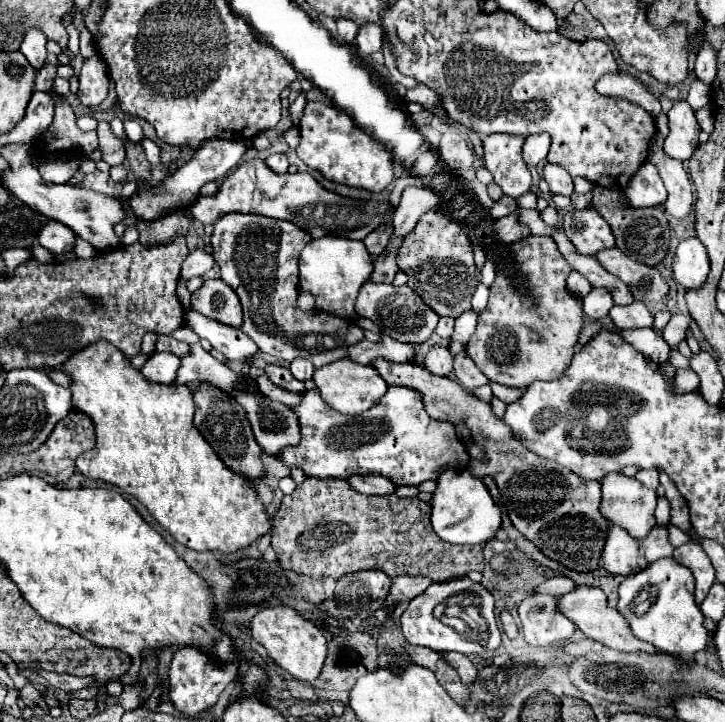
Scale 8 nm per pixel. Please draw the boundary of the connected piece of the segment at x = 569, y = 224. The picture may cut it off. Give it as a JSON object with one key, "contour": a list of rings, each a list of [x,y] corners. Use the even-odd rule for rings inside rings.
{"contour":[[[575,209],[565,213],[561,227],[579,255],[597,255],[603,249],[615,247],[611,227],[595,209]]]}

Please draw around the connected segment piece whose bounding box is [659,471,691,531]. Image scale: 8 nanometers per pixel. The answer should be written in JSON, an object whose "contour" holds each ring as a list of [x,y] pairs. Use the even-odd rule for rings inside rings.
{"contour":[[[659,471],[659,479],[661,479],[661,485],[665,487],[665,497],[671,501],[671,523],[675,527],[679,527],[681,531],[691,531],[691,525],[689,525],[691,517],[689,517],[689,509],[687,509],[687,503],[683,499],[683,495],[671,483],[667,473]]]}

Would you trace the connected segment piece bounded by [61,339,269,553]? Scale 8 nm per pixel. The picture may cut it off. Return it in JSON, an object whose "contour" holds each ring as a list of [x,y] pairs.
{"contour":[[[97,339],[89,347],[71,355],[61,371],[71,377],[73,407],[87,413],[95,425],[97,443],[91,451],[85,451],[77,459],[77,469],[91,477],[111,485],[117,485],[127,495],[135,497],[147,511],[167,529],[181,545],[195,551],[223,551],[233,553],[245,549],[255,539],[269,531],[269,517],[255,487],[247,491],[239,475],[231,475],[211,451],[209,443],[193,425],[193,391],[187,385],[159,385],[149,383],[139,369],[109,341]]]}

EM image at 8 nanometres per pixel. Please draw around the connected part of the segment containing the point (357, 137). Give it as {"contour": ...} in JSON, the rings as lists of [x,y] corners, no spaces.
{"contour":[[[307,103],[299,131],[301,143],[297,147],[297,157],[311,169],[321,171],[327,179],[369,191],[383,191],[393,181],[391,153],[375,143],[365,131],[355,127],[353,119],[333,105]]]}

